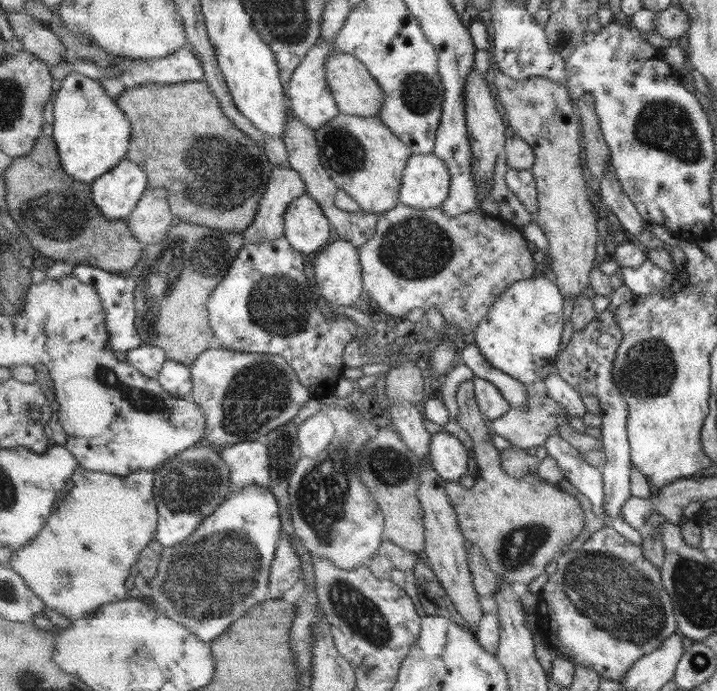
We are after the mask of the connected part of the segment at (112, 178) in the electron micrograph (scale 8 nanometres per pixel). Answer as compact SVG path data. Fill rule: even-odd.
M123 160L110 173L92 182L92 194L99 210L108 219L127 220L150 187L148 174L139 164Z

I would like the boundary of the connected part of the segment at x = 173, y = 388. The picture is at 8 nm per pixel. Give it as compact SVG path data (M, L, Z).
M168 359L157 379L175 398L193 400L194 378L188 365Z

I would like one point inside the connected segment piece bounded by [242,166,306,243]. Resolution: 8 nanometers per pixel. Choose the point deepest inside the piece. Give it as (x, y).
(286, 185)

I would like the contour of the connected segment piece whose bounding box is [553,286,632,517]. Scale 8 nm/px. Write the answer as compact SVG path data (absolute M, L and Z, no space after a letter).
M620 286L611 294L613 298L603 312L595 313L581 330L572 332L569 342L554 360L553 370L579 395L594 394L597 397L599 408L603 412L600 415L600 448L605 455L605 462L599 468L602 476L603 511L607 517L617 517L625 500L631 496L628 479L631 462L625 430L627 407L620 397L619 389L612 381L611 374L612 362L621 342L621 331L613 314L615 309L628 302L632 295L625 286Z

